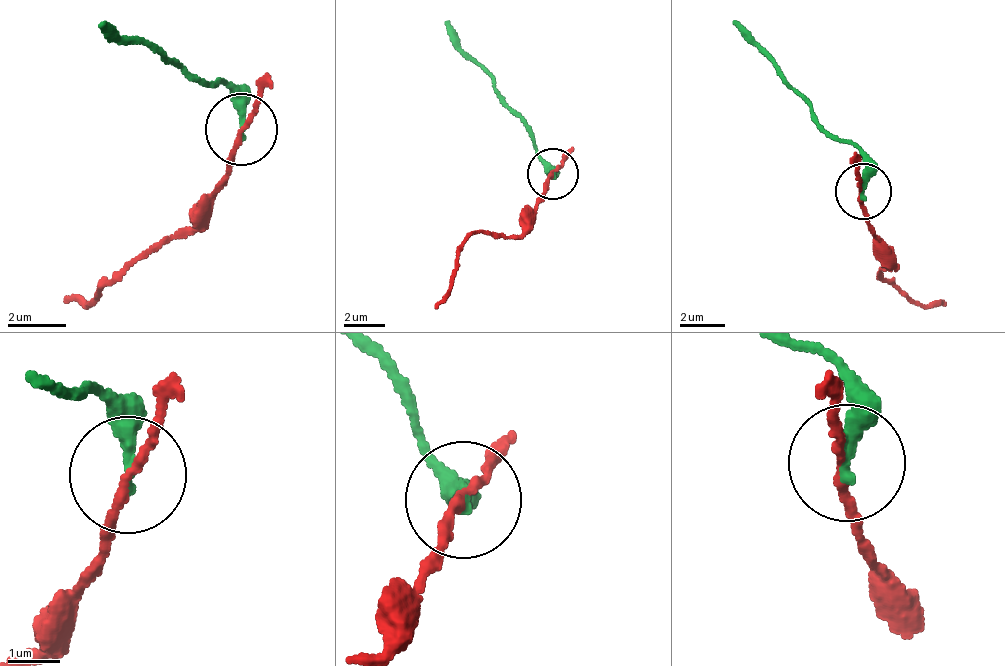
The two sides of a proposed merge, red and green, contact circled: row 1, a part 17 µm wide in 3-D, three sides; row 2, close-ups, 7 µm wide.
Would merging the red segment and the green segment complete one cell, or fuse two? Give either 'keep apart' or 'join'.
keep apart

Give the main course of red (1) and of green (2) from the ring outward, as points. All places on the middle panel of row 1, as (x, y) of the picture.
1: (552, 170), (547, 188), (518, 236), (473, 233), (434, 308)
2: (552, 174), (551, 165), (445, 19)

